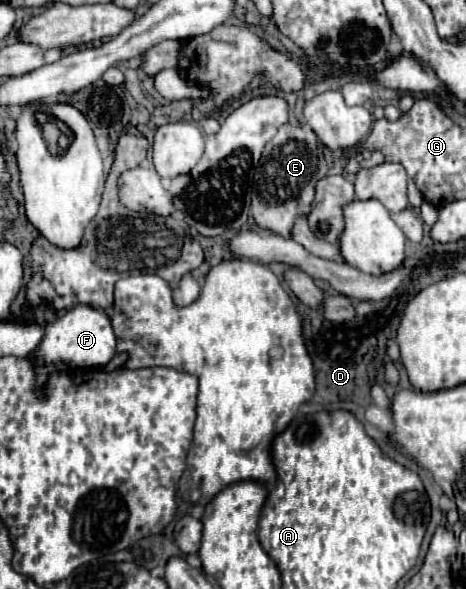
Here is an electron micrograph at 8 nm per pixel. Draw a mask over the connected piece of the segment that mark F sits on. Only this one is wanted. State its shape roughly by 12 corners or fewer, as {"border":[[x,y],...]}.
{"border":[[74,305],[34,353],[38,385],[50,371],[104,367],[118,339],[104,311]]}

